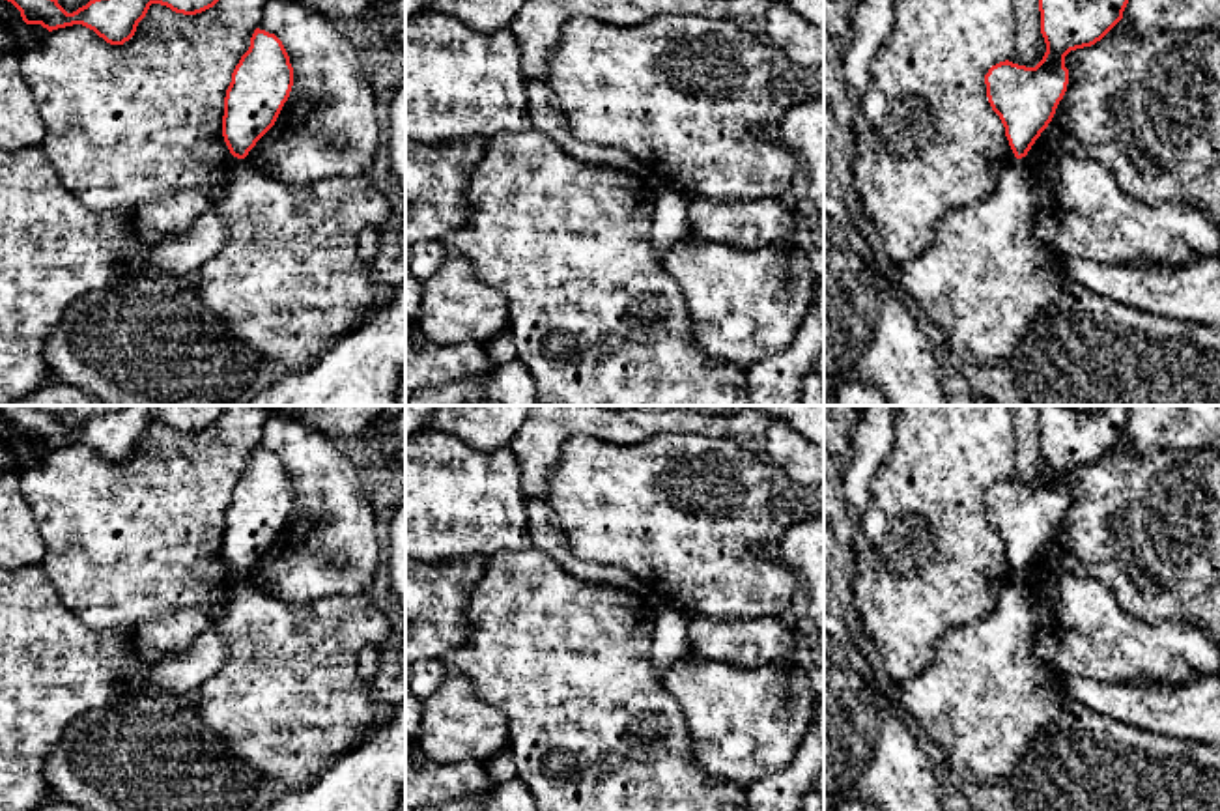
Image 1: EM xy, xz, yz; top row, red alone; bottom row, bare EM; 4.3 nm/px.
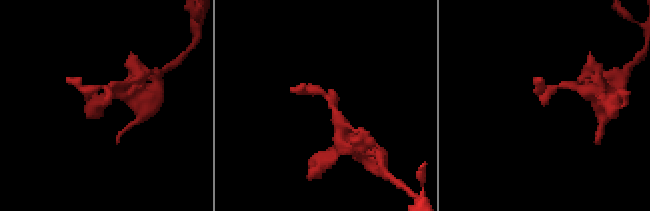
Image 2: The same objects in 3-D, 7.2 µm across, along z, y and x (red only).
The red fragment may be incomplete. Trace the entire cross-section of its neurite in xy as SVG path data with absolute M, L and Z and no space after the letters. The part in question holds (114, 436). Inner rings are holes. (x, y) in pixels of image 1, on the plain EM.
M0 406L0 417L11 420L26 443L41 443L49 450L82 443L110 463L129 460L151 422L161 422L176 432L196 434L213 426L226 406L129 406L127 409L99 415L73 432L58 417L34 406Z

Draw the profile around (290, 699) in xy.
M237 577L222 617L211 626L222 637L228 660L196 693L200 718L232 755L248 762L265 781L280 781L290 790L310 785L376 723L377 691L359 673L359 654L364 647L381 650L392 624L374 592L288 604Z

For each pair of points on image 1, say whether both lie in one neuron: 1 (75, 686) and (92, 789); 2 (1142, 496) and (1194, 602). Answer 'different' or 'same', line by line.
1: different
2: same

